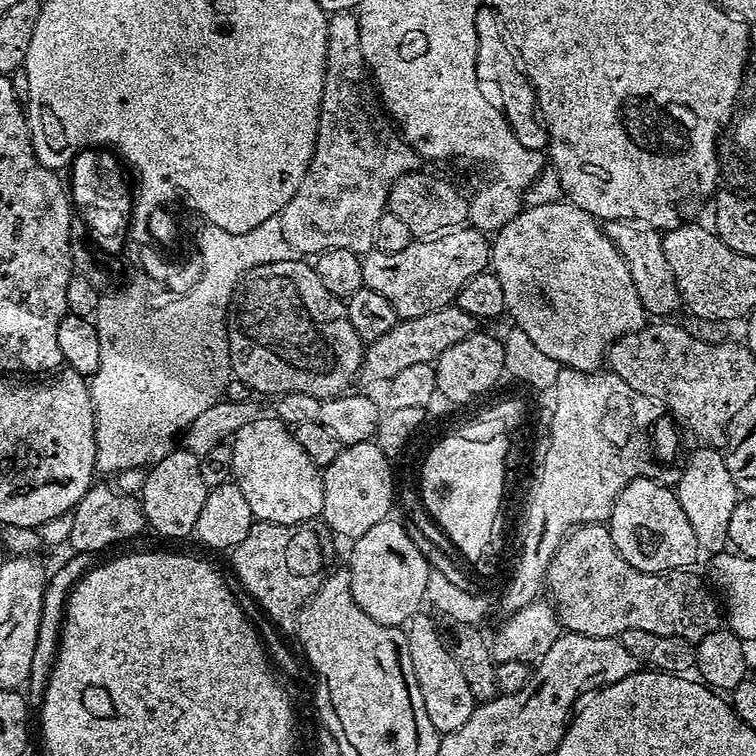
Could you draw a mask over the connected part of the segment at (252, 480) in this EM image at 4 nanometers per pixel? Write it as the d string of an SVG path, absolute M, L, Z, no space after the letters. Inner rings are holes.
M257 415L255 420L246 422L242 430L238 430L230 441L234 454L234 470L232 480L242 490L246 502L250 502L250 510L257 521L265 520L275 524L302 524L315 521L322 513L322 498L324 497L324 477L321 469L298 446L295 431L284 424L275 415Z

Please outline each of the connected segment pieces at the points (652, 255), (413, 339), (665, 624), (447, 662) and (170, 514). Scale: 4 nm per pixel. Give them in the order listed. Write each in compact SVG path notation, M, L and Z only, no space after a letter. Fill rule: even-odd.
M609 220L606 234L619 249L630 276L634 278L634 286L638 290L638 298L642 298L645 313L652 318L668 318L672 311L681 307L682 301L678 282L674 282L674 270L670 270L670 262L666 262L664 242L661 233L646 224L631 220Z
M455 302L438 310L430 310L430 314L418 314L418 318L397 319L393 328L382 338L371 341L364 349L362 365L363 379L379 382L386 378L394 378L401 370L419 364L432 364L450 346L462 342L462 338L470 338L478 330L476 317L462 310Z
M607 523L581 524L580 527L572 529L558 546L546 573L546 588L547 591L552 591L550 600L555 607L556 617L569 632L598 638L607 636L618 638L629 628L650 630L650 634L670 634L695 642L706 638L706 634L721 627L722 608L713 589L707 583L704 585L694 573L695 571L692 570L675 572L638 570L630 566L630 562L626 562L622 554L618 554L614 546L614 538L608 532Z
M424 615L413 616L406 625L410 663L414 666L414 678L418 678L418 690L422 690L422 703L426 705L430 722L434 722L436 731L441 734L453 732L470 719L470 714L478 702L474 694L470 694L466 677L463 676L462 670L458 670L458 662L454 662L437 621Z
M183 446L177 447L166 454L166 458L147 469L145 485L138 495L147 527L172 540L180 540L183 536L191 537L195 533L198 514L206 502L208 490L206 481L202 479L200 457L190 454Z

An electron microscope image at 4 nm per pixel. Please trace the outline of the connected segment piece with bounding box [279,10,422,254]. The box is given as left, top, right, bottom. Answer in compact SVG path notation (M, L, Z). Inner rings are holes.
M352 10L331 13L328 18L326 70L316 145L298 190L280 212L282 234L286 234L290 246L294 246L297 254L319 254L326 250L354 250L361 254L373 251L375 244L372 243L376 240L380 219L386 216L391 187L406 173L417 171L421 164L422 157L407 144L380 103L380 97L370 79L368 63L362 54L357 13Z

